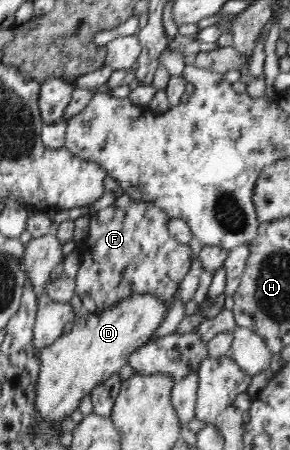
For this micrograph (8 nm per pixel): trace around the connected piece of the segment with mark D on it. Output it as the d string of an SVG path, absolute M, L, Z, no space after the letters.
M149 293L127 296L98 313L82 310L74 319L70 332L63 333L53 344L40 350L41 366L33 404L37 423L49 421L58 425L71 416L83 396L112 374L118 374L128 363L129 355L150 340L166 311L167 301Z

